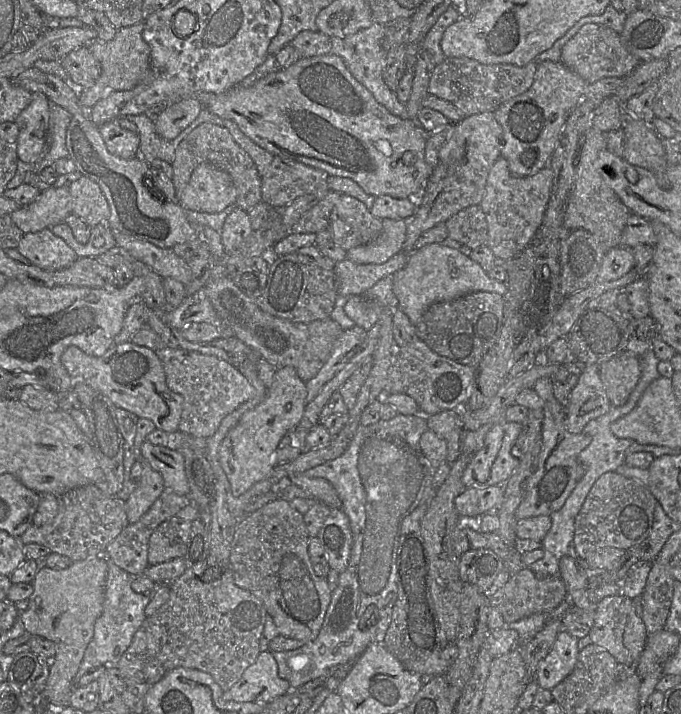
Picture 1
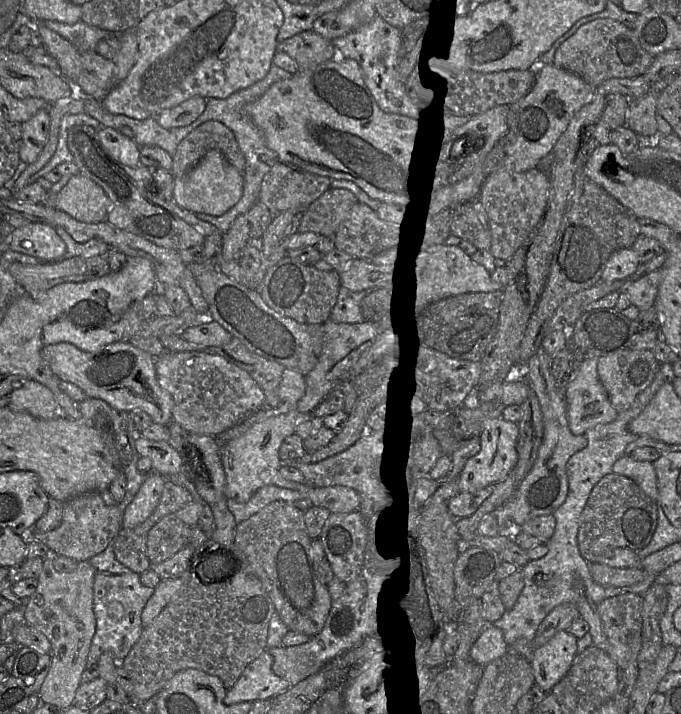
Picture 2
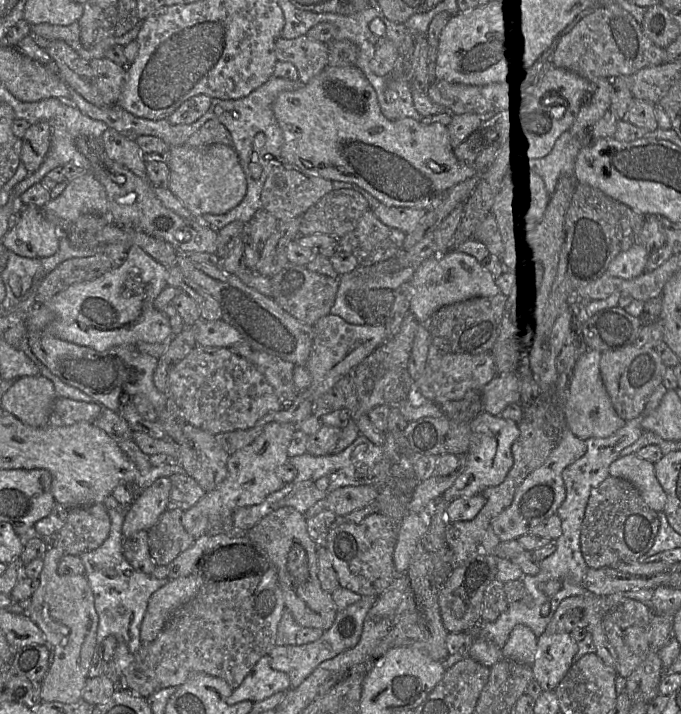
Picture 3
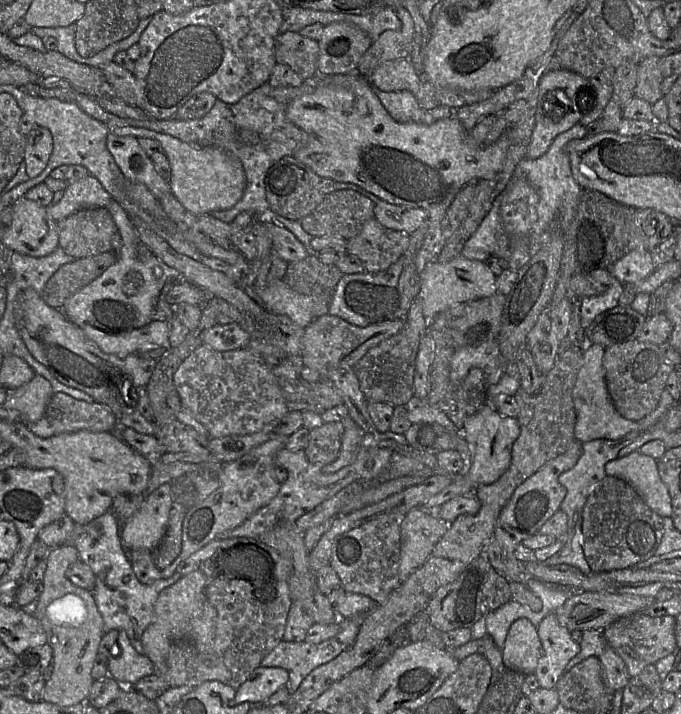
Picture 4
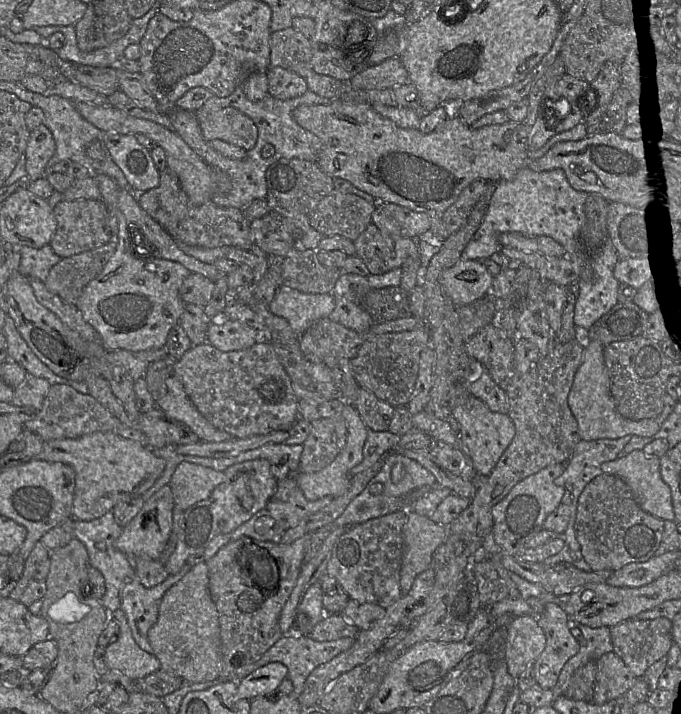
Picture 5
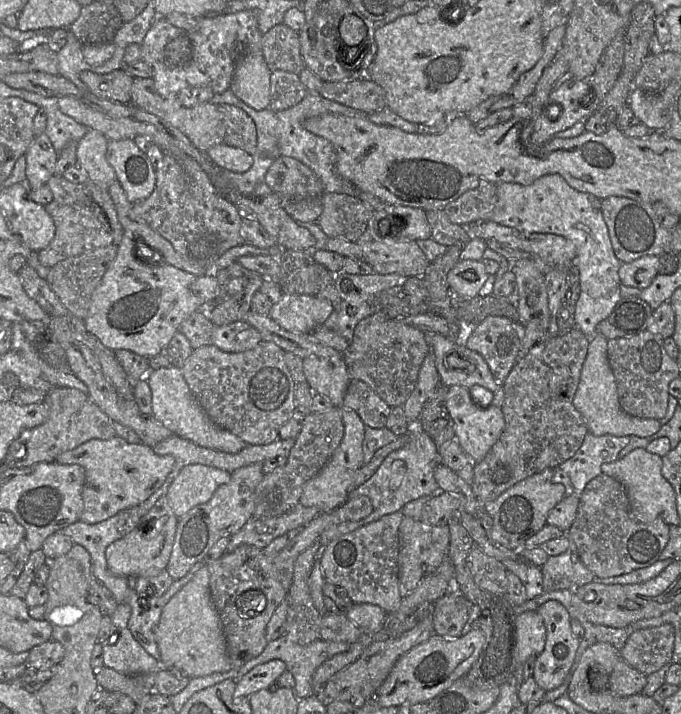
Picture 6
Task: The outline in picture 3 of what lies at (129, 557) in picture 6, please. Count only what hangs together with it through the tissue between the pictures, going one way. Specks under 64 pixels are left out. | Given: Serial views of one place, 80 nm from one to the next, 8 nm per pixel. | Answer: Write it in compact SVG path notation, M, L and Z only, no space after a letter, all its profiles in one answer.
M160 477L140 491L131 506L126 509L122 535L128 538L138 531L148 531L167 510L171 483L168 477Z

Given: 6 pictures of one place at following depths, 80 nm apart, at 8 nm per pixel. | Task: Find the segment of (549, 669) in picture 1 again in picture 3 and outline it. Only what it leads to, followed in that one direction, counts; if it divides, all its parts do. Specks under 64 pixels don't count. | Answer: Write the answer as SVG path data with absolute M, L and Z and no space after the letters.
M544 632L537 640L535 660L531 665L533 679L542 691L553 691L570 669L578 644L570 633Z

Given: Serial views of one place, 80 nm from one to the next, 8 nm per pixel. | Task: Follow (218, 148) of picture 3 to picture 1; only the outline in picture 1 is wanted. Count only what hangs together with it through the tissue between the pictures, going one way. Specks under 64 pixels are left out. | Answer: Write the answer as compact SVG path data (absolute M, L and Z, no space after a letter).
M202 163L193 171L178 203L187 211L218 213L235 204L236 198L237 190L230 175L210 163Z

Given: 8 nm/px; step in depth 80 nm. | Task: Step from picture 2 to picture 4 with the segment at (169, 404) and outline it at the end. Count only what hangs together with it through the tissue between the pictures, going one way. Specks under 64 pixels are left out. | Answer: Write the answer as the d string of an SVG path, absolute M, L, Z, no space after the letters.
M28 287L15 303L16 327L30 353L61 383L87 393L97 403L114 406L117 403L118 375L128 377L138 388L147 386L157 360L144 358L137 353L121 358L103 352L98 345L70 320L61 309L50 307L40 293Z

